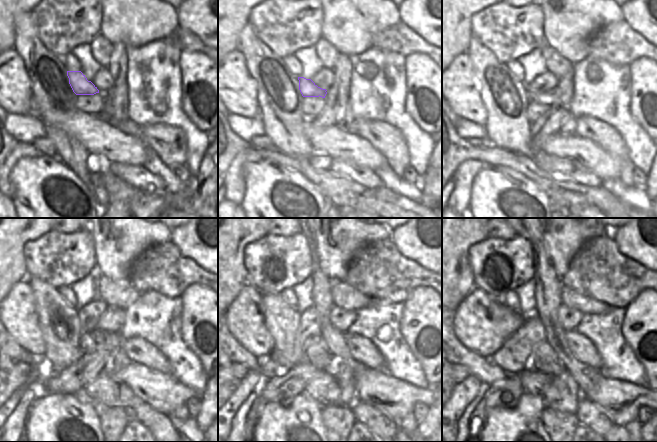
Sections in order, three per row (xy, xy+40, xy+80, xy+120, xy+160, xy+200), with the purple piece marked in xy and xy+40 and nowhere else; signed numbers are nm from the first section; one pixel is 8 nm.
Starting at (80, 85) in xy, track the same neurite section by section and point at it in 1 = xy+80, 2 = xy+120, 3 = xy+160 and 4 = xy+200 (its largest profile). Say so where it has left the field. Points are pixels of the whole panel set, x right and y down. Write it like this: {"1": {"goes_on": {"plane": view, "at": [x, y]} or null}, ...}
{"1": {"goes_on": {"plane": "xy+80", "at": [550, 97]}}, "2": {"goes_on": {"plane": "xy+120", "at": [111, 321]}}, "3": {"goes_on": {"plane": "xy+160", "at": [342, 319]}}, "4": {"goes_on": {"plane": "xy+200", "at": [568, 318]}}}

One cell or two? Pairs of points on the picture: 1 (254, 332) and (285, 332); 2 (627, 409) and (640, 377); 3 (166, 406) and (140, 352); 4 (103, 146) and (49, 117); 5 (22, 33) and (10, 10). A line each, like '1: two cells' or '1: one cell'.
1: two cells
2: two cells
3: two cells
4: one cell
5: two cells

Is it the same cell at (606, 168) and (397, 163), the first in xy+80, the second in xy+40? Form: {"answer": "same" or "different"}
{"answer": "different"}

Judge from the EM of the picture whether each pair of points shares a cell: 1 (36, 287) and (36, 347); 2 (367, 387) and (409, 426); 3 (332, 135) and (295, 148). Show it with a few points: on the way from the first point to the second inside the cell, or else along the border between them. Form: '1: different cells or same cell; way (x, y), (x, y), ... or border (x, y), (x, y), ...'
1: different cells; border (30, 287), (33, 293), (38, 327), (42, 333)
2: different cells; border (412, 412), (407, 414), (399, 422), (398, 426)
3: different cells; border (303, 120), (303, 133), (317, 160)

